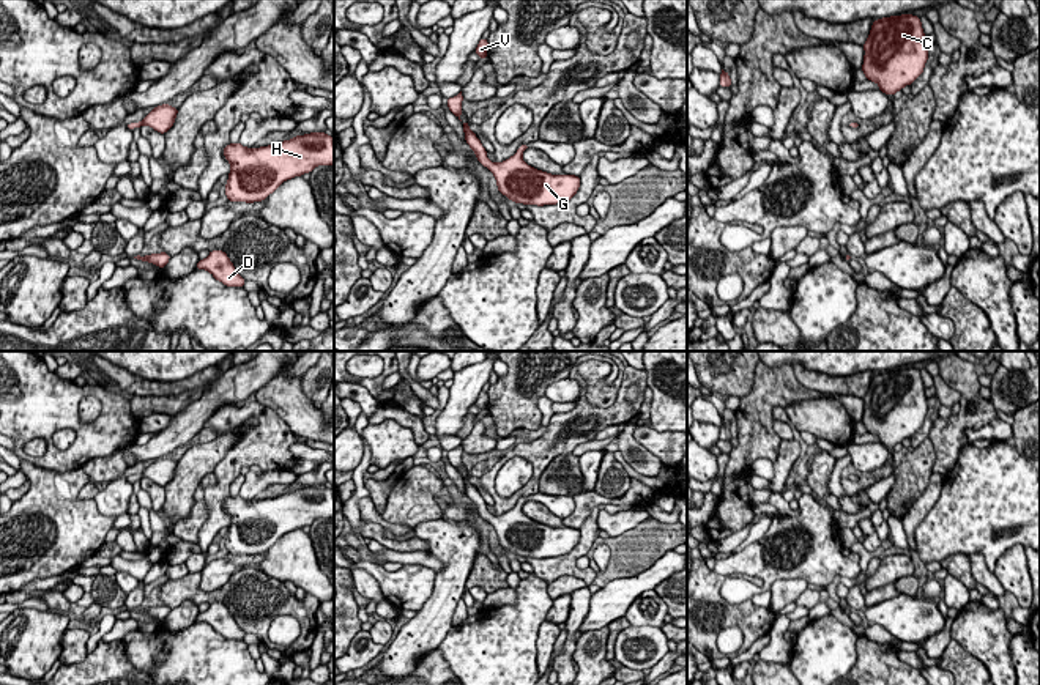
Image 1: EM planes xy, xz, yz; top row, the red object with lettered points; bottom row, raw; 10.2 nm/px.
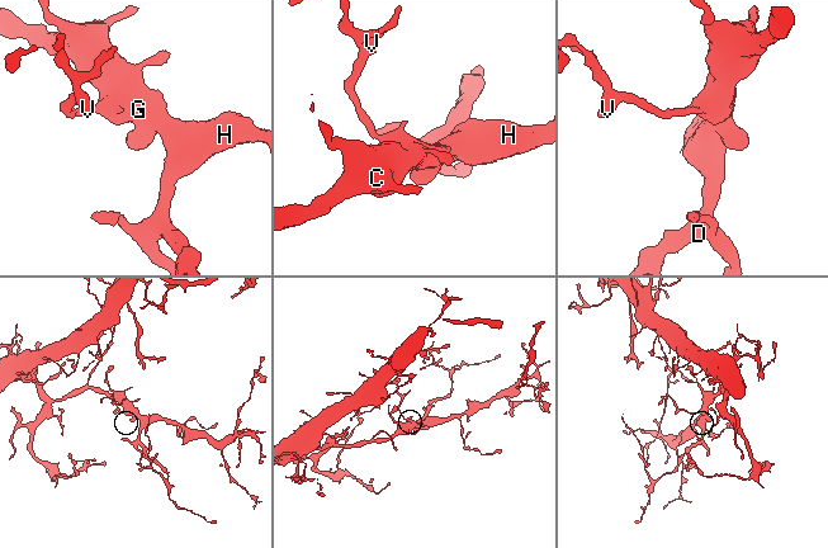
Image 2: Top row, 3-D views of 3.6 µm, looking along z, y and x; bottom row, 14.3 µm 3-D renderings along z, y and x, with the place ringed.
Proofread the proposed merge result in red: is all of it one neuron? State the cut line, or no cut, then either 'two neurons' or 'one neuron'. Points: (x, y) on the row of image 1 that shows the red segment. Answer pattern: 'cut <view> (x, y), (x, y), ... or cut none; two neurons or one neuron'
cut none; one neuron

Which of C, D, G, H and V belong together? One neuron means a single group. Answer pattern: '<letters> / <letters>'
C D G H V

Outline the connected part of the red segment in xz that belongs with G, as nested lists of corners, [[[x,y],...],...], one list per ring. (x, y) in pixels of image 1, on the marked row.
[[[462,121],[462,124],[465,142],[474,151],[479,164],[495,175],[498,191],[509,200],[537,206],[556,205],[570,200],[580,189],[580,176],[552,175],[528,165],[522,157],[526,145],[520,145],[514,156],[500,164],[490,162],[481,140],[470,131],[470,123]]]

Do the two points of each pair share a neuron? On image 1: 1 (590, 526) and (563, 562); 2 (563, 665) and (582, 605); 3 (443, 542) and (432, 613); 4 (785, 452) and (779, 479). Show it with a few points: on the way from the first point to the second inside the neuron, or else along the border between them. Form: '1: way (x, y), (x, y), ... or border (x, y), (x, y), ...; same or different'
1: way (586, 536), (585, 544), (572, 556); same
2: way (568, 651), (574, 619); same
3: way (451, 559), (451, 581), (445, 596); same
4: way (785, 459), (780, 473); same

